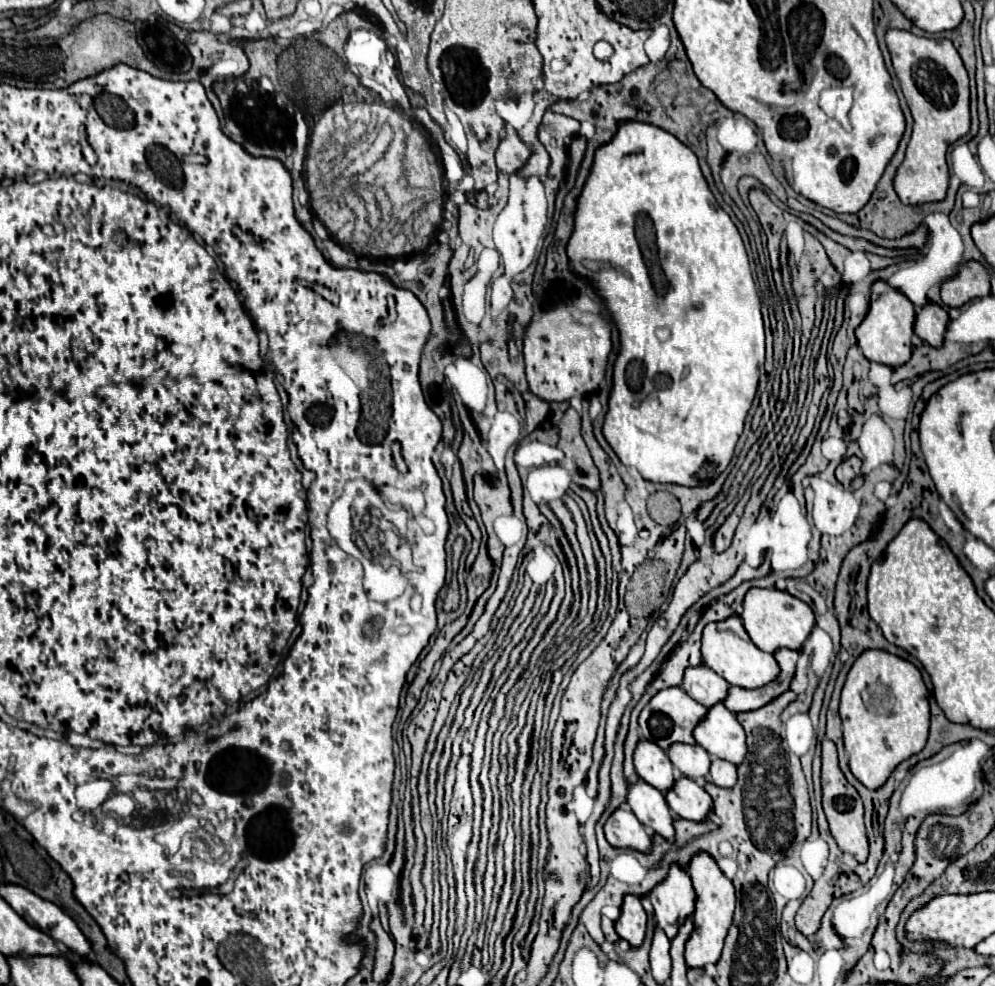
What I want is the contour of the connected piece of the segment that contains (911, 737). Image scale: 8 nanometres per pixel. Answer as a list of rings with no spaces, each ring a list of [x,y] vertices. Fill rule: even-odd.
[[[881,650],[863,652],[843,686],[839,716],[843,720],[843,740],[849,754],[849,766],[855,778],[869,790],[881,788],[899,762],[919,754],[929,736],[929,702],[927,686],[921,672],[907,660]],[[867,688],[881,688],[889,694],[879,698],[879,706],[867,706],[863,692]]]

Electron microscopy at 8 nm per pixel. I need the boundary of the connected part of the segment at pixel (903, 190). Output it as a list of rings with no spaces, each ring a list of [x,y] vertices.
[[[887,30],[885,42],[887,42],[887,48],[891,52],[895,76],[901,82],[903,96],[905,96],[907,106],[909,106],[909,110],[913,114],[913,120],[915,120],[905,160],[899,166],[897,176],[895,176],[895,192],[899,194],[901,202],[907,204],[907,206],[917,206],[917,204],[927,204],[927,202],[941,202],[945,198],[947,186],[949,186],[949,170],[947,170],[947,160],[945,160],[947,148],[955,140],[963,138],[971,128],[967,70],[963,66],[963,60],[959,56],[959,52],[955,50],[953,42],[947,40],[947,38],[931,40],[931,38],[919,38],[911,32],[907,32],[907,30]]]

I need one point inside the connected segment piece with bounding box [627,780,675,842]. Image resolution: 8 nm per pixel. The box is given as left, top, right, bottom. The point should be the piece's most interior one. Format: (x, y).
(648, 804)

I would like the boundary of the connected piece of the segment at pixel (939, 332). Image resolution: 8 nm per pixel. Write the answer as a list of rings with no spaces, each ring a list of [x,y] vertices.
[[[927,304],[919,310],[915,320],[915,334],[933,348],[941,348],[949,316],[937,304]]]

